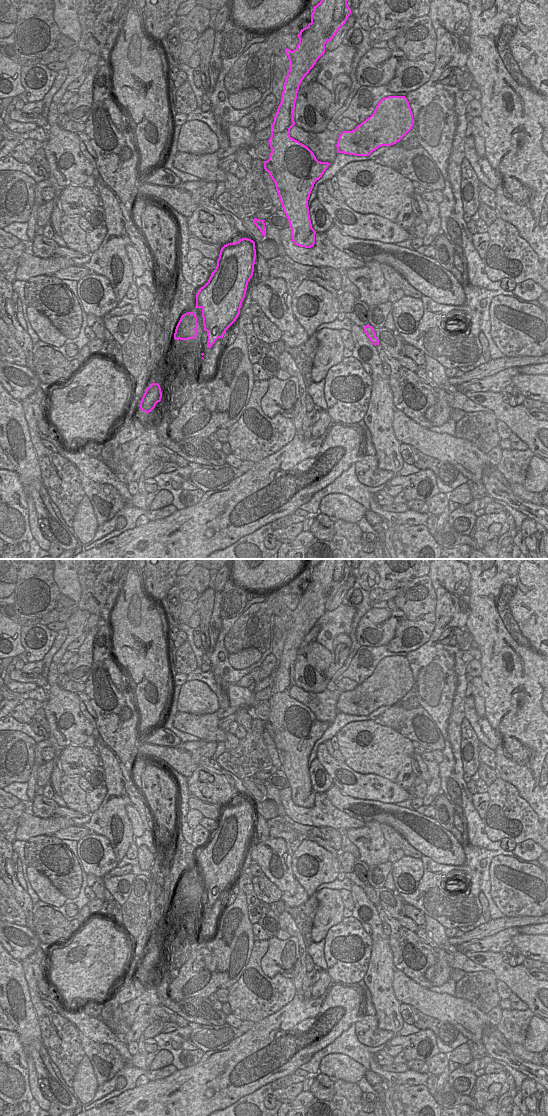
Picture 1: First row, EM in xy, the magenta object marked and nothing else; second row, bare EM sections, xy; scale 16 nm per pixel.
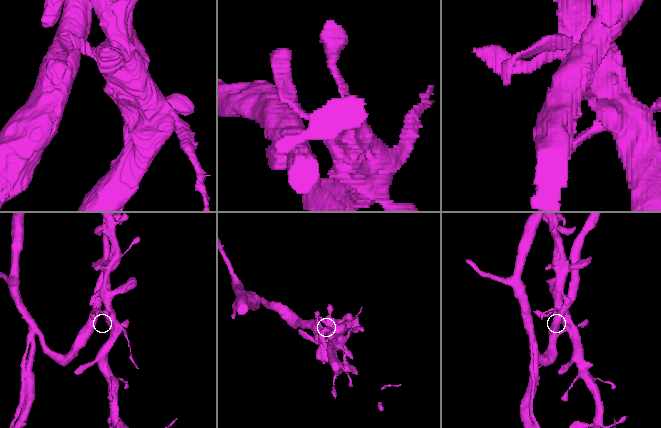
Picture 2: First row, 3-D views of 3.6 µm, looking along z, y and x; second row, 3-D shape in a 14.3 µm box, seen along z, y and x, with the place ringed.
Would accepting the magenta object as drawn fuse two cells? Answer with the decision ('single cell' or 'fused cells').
fused cells

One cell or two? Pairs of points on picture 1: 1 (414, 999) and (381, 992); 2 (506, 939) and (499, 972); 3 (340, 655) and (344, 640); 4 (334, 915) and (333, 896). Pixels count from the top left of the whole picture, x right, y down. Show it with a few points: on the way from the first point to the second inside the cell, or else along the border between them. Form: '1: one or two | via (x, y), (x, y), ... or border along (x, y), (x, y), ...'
1: two | border along (393, 972), (392, 990), (394, 996), (401, 1003)
2: two | border along (475, 952), (499, 953)
3: one | via (341, 651), (341, 644)
4: one | via (333, 910), (333, 901)

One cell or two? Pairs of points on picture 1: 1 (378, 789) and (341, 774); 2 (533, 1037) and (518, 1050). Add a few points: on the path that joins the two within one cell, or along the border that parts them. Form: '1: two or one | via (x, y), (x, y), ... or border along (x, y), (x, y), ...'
1: one | via (369, 786), (360, 786), (350, 782)
2: two | border along (522, 1045), (527, 1050), (537, 1053)

